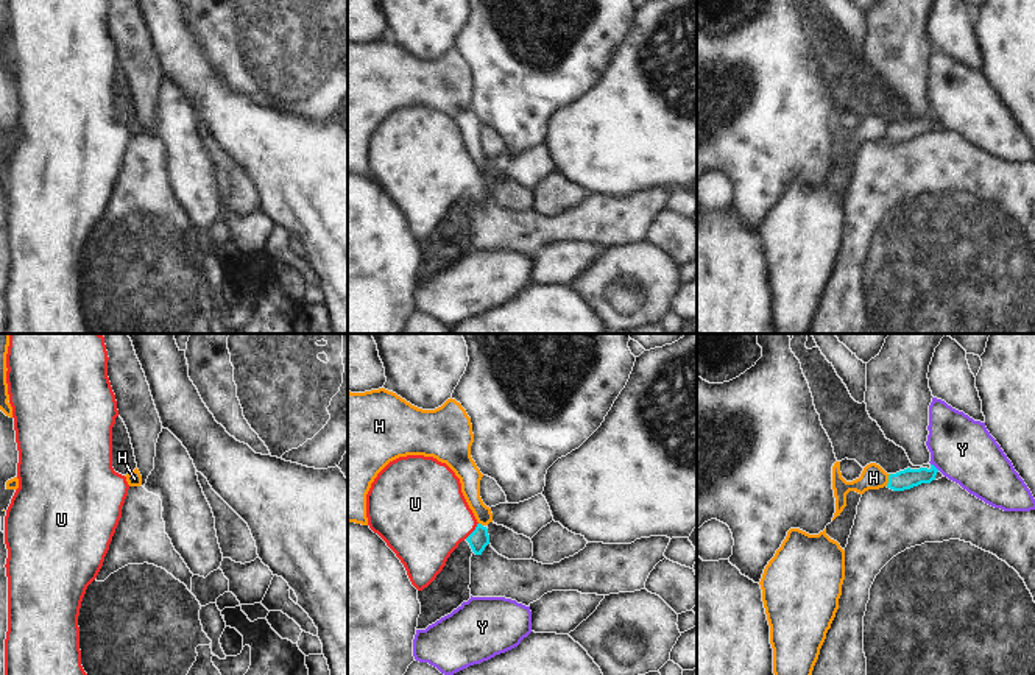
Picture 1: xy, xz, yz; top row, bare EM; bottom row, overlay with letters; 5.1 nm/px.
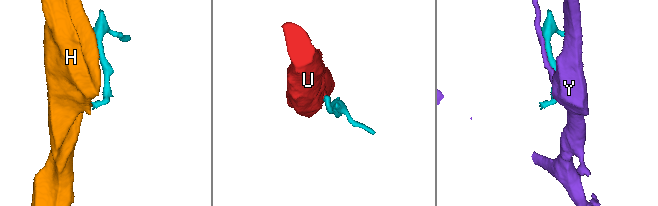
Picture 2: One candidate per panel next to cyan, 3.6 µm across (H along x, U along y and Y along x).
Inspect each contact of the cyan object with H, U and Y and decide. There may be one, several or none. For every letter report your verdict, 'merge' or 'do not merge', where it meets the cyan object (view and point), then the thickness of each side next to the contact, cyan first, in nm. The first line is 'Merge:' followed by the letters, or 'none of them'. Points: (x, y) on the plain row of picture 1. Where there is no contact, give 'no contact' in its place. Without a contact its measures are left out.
Merge: U
H: do not merge | yz (889, 131) | 100/130 nm
U: merge | xz (474, 181) | 100/420 nm
Y: do not merge | yz (934, 117) | 100/320 nm

